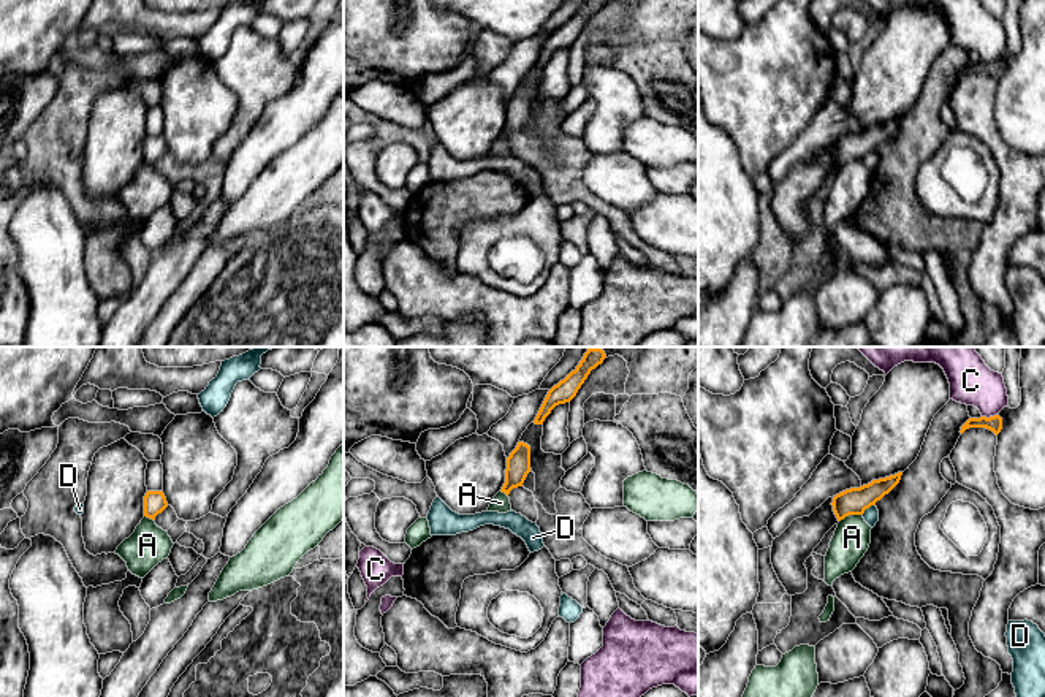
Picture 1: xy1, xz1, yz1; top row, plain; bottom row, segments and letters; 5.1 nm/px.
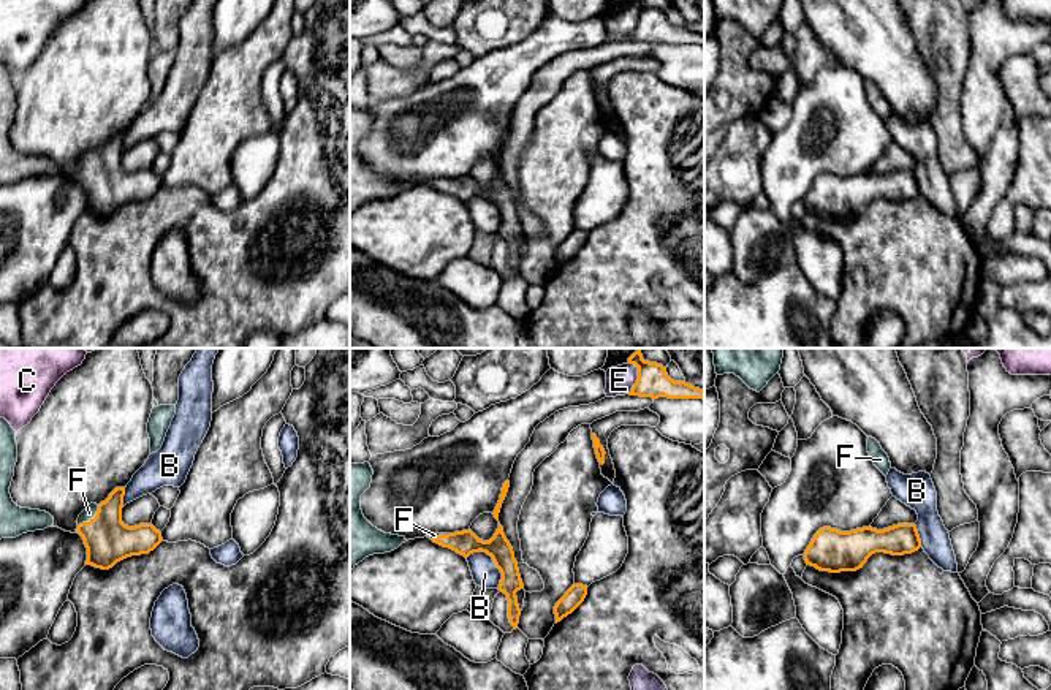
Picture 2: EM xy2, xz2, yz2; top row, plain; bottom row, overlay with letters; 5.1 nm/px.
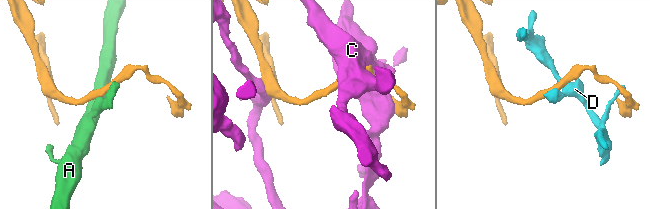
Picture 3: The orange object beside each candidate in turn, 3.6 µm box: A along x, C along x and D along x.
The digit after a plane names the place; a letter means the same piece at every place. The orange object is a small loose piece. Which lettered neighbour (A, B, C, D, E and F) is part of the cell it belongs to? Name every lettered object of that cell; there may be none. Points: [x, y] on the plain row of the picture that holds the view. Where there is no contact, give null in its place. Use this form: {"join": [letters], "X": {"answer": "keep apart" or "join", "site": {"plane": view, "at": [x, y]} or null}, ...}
{"join": ["F"], "A": {"answer": "keep apart", "site": {"plane": "yz1", "at": [851, 159]}}, "B": {"answer": "keep apart", "site": {"plane": "xz2", "at": [494, 208]}}, "C": {"answer": "keep apart", "site": {"plane": "yz1", "at": [990, 62]}}, "D": {"answer": "keep apart", "site": {"plane": "yz1", "at": [868, 152]}}, "E": {"answer": "keep apart", "site": {"plane": "xz2", "at": [638, 24]}}, "F": {"answer": "join", "site": {"plane": "xy2", "at": [91, 165]}}}

